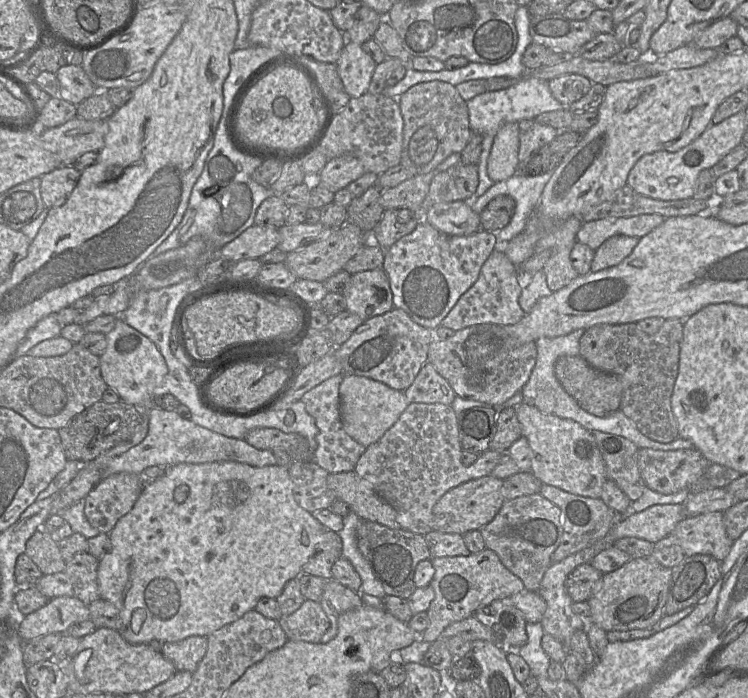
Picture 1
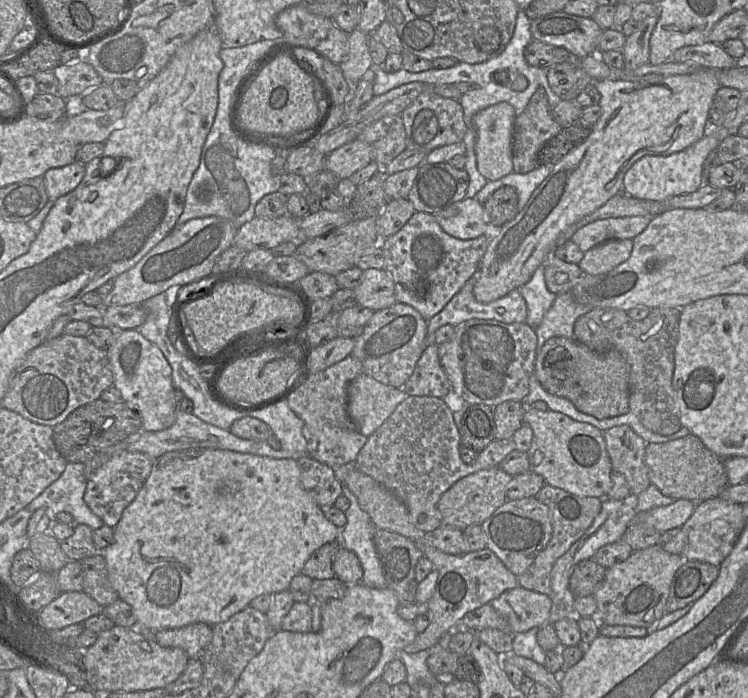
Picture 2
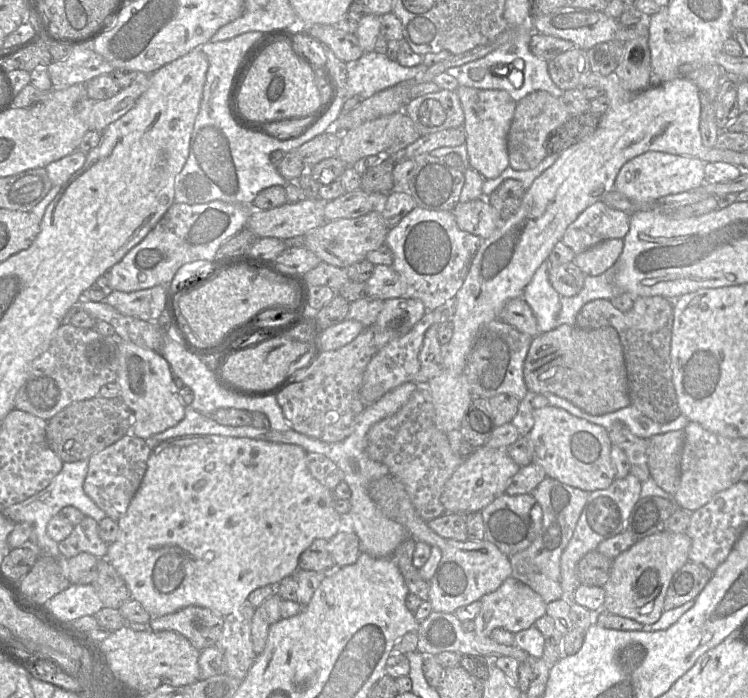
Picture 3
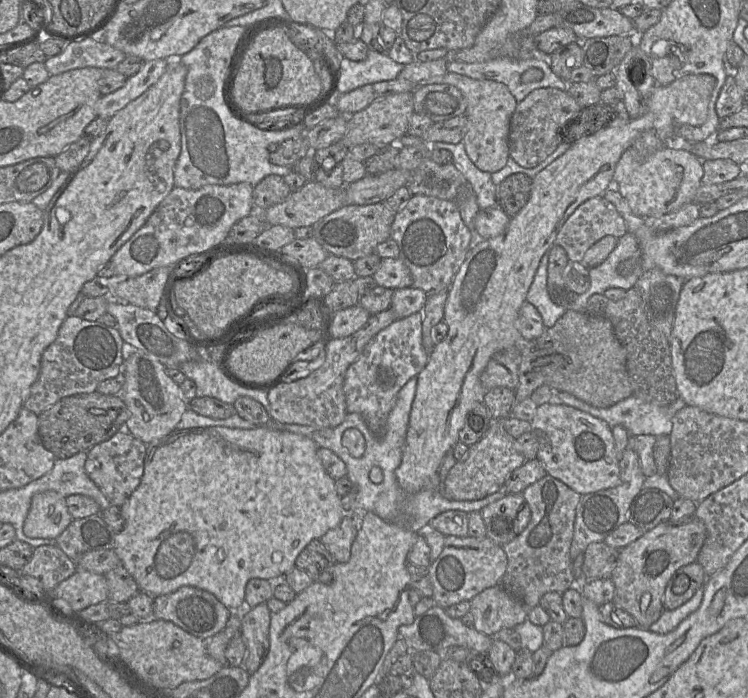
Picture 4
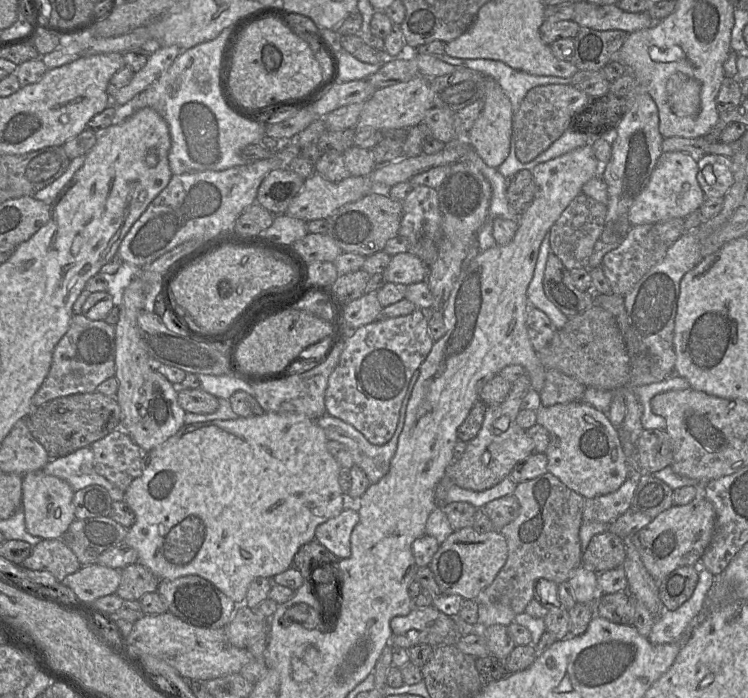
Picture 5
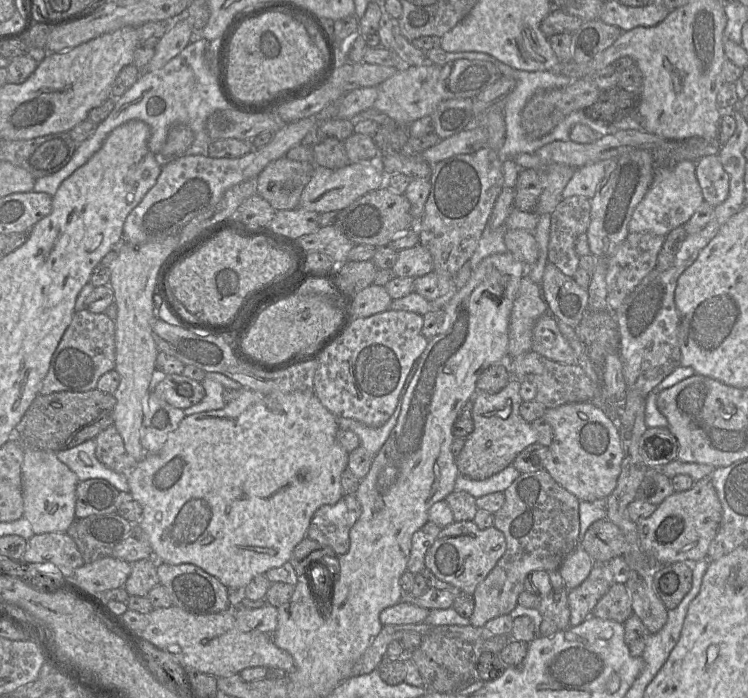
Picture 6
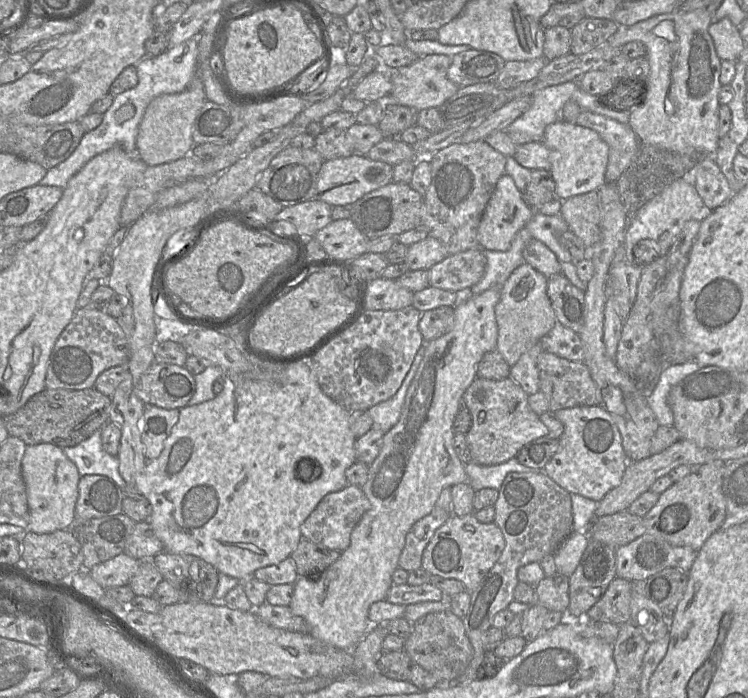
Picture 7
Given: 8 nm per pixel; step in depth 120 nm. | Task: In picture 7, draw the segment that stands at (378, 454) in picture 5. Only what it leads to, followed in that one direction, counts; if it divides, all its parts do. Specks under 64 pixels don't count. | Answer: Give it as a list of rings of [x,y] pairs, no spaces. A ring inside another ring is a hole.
[[[425,343],[421,346],[412,362],[397,393],[388,400],[382,401],[367,410],[373,420],[372,428],[388,432],[397,422],[401,415],[408,388],[416,374],[416,371],[424,357]]]

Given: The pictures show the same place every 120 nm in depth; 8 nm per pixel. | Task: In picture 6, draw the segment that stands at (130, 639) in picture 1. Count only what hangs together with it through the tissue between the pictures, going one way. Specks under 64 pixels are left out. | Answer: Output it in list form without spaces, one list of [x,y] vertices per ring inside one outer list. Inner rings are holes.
[[[241,388],[239,396],[219,410],[200,412],[186,416],[173,431],[159,453],[147,454],[137,467],[127,474],[130,493],[143,507],[139,527],[147,535],[158,563],[180,565],[194,564],[220,580],[230,590],[244,590],[257,575],[283,566],[292,556],[293,550],[307,535],[314,513],[323,505],[336,504],[344,495],[341,475],[348,467],[349,453],[337,442],[339,430],[337,417],[322,405],[314,390],[289,393],[264,394]]]

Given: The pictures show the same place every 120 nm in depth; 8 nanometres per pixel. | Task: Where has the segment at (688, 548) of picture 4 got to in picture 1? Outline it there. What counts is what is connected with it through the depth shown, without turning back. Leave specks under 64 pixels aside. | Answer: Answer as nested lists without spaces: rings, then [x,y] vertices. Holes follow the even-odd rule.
[[[651,556],[630,559],[620,568],[603,574],[598,587],[587,600],[590,606],[588,623],[606,632],[653,628],[663,616],[671,578],[672,568],[662,566]]]

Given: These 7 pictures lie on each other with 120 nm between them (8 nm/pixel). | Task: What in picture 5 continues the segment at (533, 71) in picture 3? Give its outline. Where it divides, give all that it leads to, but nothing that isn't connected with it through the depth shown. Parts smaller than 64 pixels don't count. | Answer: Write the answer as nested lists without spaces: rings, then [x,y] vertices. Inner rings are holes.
[[[446,53],[437,55],[437,58],[445,63],[457,67],[467,67],[486,77],[492,77],[510,99],[512,118],[530,89],[547,84],[567,85],[571,83],[571,78],[533,75],[513,69],[499,60],[462,59],[451,57]]]

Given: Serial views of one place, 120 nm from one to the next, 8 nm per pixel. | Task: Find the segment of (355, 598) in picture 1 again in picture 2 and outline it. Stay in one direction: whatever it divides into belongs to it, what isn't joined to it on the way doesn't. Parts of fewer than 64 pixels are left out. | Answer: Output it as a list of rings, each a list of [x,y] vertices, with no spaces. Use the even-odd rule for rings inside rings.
[[[336,576],[330,579],[313,579],[308,603],[312,609],[312,631],[321,627],[321,608],[330,599],[342,598],[346,585]]]

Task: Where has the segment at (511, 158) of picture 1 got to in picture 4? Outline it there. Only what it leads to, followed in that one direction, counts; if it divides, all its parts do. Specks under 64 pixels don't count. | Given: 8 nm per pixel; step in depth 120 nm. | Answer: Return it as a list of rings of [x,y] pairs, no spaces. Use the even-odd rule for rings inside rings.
[[[454,72],[446,73],[444,83],[457,87],[467,103],[467,132],[463,143],[468,157],[484,172],[492,174],[501,170],[510,156],[508,136],[510,119],[518,104],[515,97],[503,83],[489,79],[473,79]]]

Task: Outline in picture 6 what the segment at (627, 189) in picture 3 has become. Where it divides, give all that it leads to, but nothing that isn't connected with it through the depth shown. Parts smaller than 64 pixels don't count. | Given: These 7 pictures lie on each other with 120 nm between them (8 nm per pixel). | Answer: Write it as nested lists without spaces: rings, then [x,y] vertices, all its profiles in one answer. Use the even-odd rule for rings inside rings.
[[[684,160],[671,168],[656,169],[653,182],[644,198],[635,208],[629,233],[651,232],[666,236],[672,230],[683,226],[704,202],[696,174],[696,162]]]

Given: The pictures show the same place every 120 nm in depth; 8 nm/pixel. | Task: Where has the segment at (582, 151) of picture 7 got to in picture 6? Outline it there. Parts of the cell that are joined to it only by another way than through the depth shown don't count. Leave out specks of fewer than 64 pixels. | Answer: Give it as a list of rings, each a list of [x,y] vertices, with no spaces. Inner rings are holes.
[[[596,162],[576,168],[573,176],[565,186],[562,196],[583,196],[591,199],[599,183],[603,180],[607,162]]]

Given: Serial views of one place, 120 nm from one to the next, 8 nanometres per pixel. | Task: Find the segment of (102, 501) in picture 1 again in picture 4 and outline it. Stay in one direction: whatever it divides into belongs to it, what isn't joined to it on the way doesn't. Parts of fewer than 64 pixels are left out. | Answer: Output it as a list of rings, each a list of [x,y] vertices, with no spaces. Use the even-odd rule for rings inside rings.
[[[121,428],[110,439],[88,451],[85,470],[110,504],[121,508],[141,482],[146,453],[147,444],[132,435],[127,428]]]

